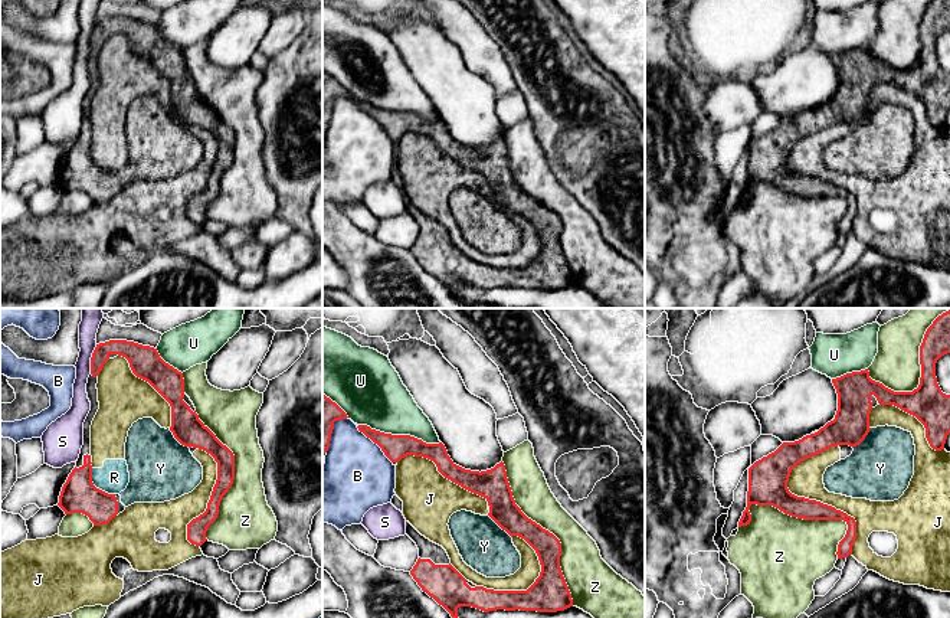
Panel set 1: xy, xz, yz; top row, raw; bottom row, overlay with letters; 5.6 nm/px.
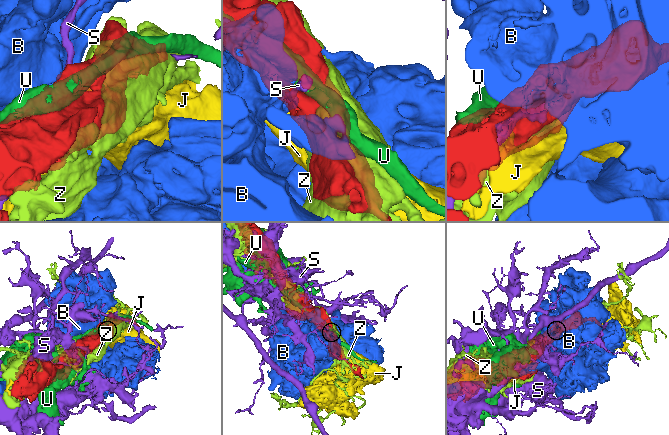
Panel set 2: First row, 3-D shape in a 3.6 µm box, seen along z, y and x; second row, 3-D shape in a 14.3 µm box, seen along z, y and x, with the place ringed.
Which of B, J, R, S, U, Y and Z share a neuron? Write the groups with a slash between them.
B / J R / S / U / Y / Z

